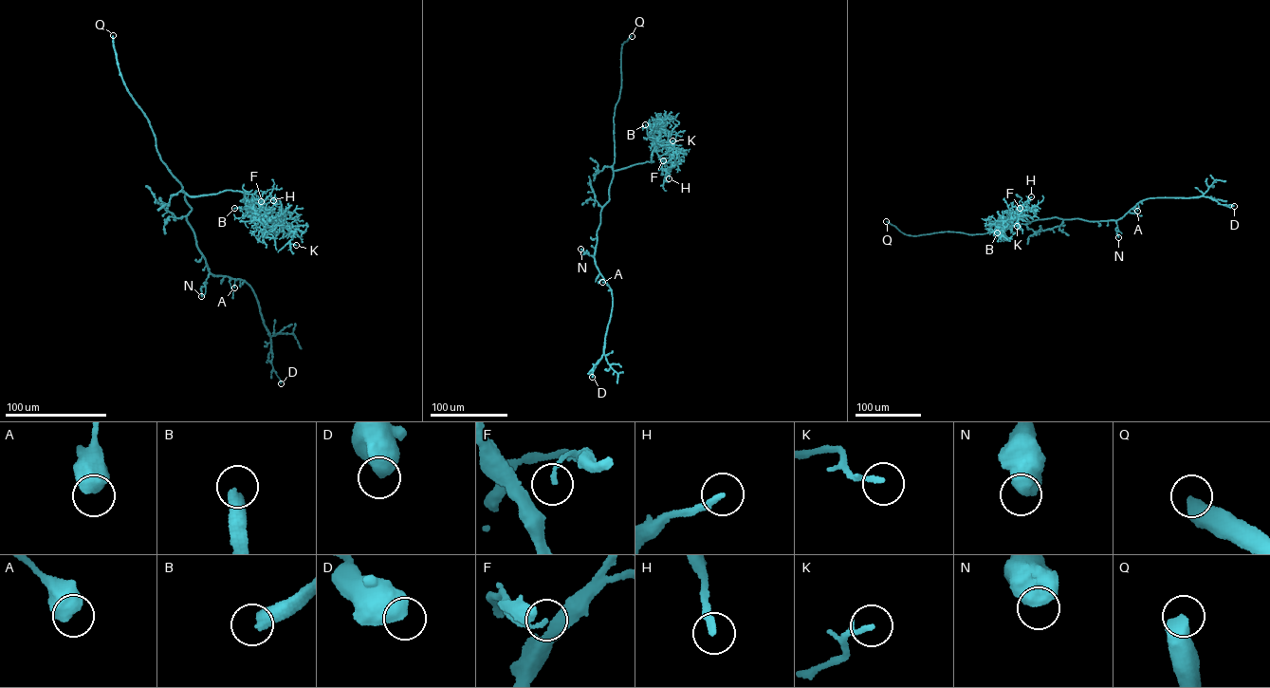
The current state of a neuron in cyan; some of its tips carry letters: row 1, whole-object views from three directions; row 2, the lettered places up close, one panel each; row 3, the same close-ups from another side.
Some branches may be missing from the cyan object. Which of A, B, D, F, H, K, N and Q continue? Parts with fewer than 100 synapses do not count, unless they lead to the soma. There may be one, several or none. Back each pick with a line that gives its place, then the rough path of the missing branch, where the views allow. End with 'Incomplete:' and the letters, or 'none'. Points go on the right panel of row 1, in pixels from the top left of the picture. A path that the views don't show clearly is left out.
B: (997, 232) | (997, 232), (988, 235), (987, 238), (968, 232)
Q: (886, 221)
Incomplete: B, Q

